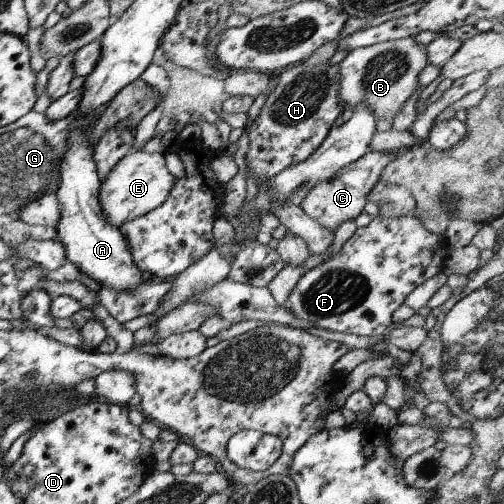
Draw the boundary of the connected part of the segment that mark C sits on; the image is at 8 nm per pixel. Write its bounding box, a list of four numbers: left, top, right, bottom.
[299,151,395,231]

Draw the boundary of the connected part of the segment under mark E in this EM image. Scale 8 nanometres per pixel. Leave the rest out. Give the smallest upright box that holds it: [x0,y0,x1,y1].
[97,150,176,227]

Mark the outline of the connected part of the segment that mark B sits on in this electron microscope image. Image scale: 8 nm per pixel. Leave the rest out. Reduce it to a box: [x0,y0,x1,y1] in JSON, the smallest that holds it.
[337,36,429,124]

